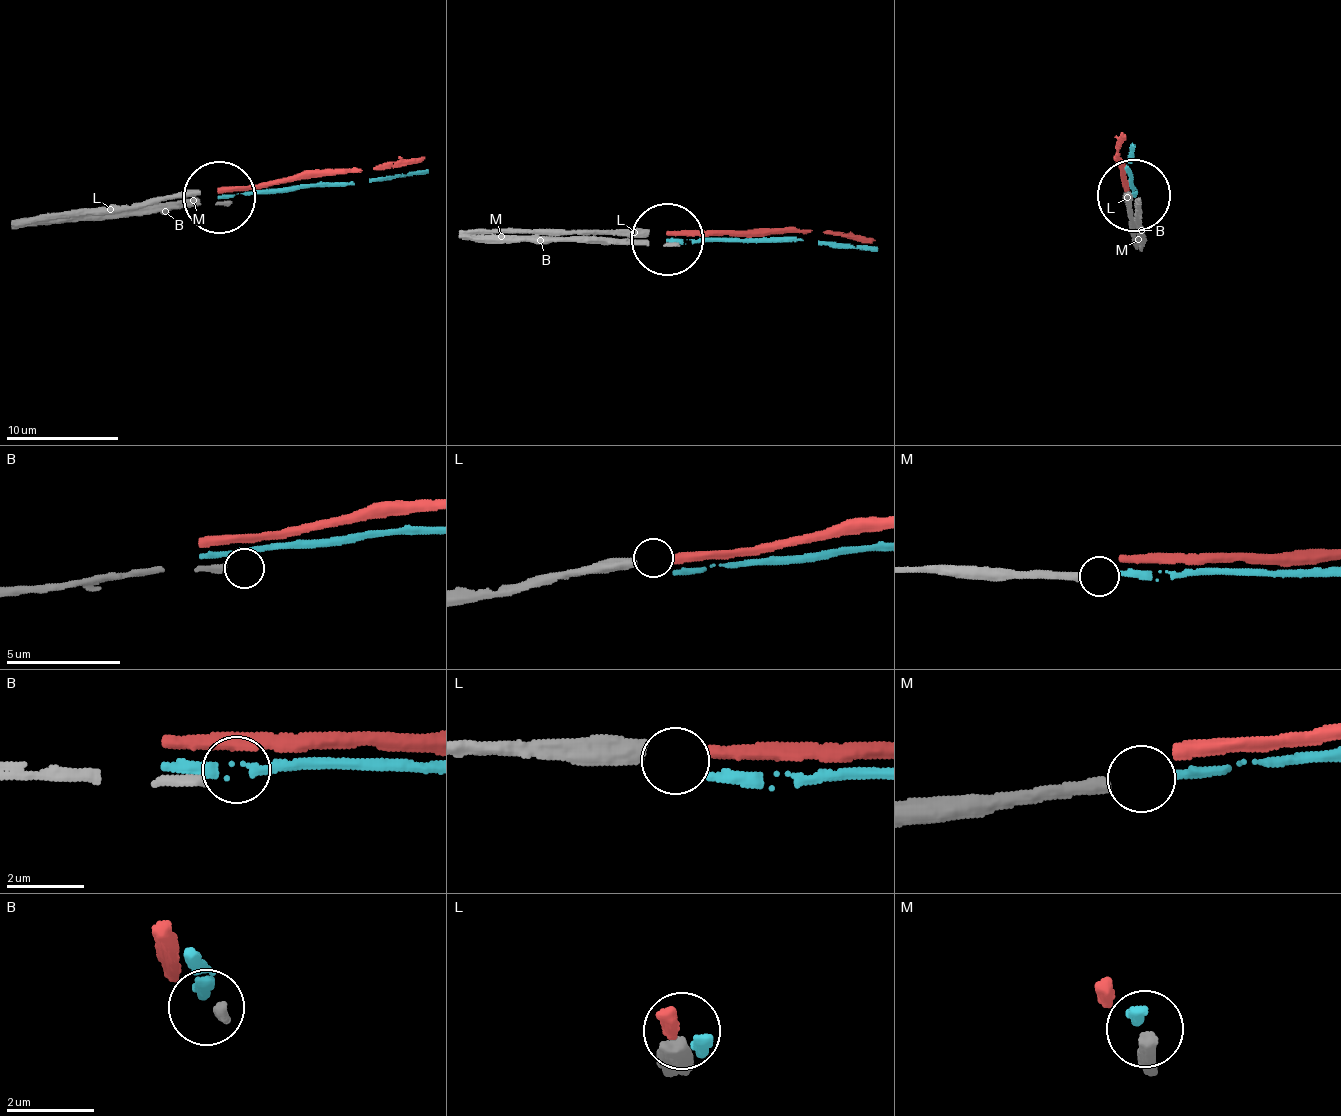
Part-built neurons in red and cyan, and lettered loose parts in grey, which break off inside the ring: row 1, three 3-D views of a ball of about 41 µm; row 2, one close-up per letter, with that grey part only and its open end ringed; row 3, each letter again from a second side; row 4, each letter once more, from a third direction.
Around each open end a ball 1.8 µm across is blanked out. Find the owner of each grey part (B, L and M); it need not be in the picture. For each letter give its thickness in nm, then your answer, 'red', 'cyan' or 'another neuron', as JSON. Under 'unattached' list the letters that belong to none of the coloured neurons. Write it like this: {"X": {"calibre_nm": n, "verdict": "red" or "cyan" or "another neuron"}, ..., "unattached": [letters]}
{"B": {"calibre_nm": 260, "verdict": "another neuron"}, "L": {"calibre_nm": 480, "verdict": "red"}, "M": {"calibre_nm": 360, "verdict": "another neuron"}, "unattached": ["B", "M"]}

